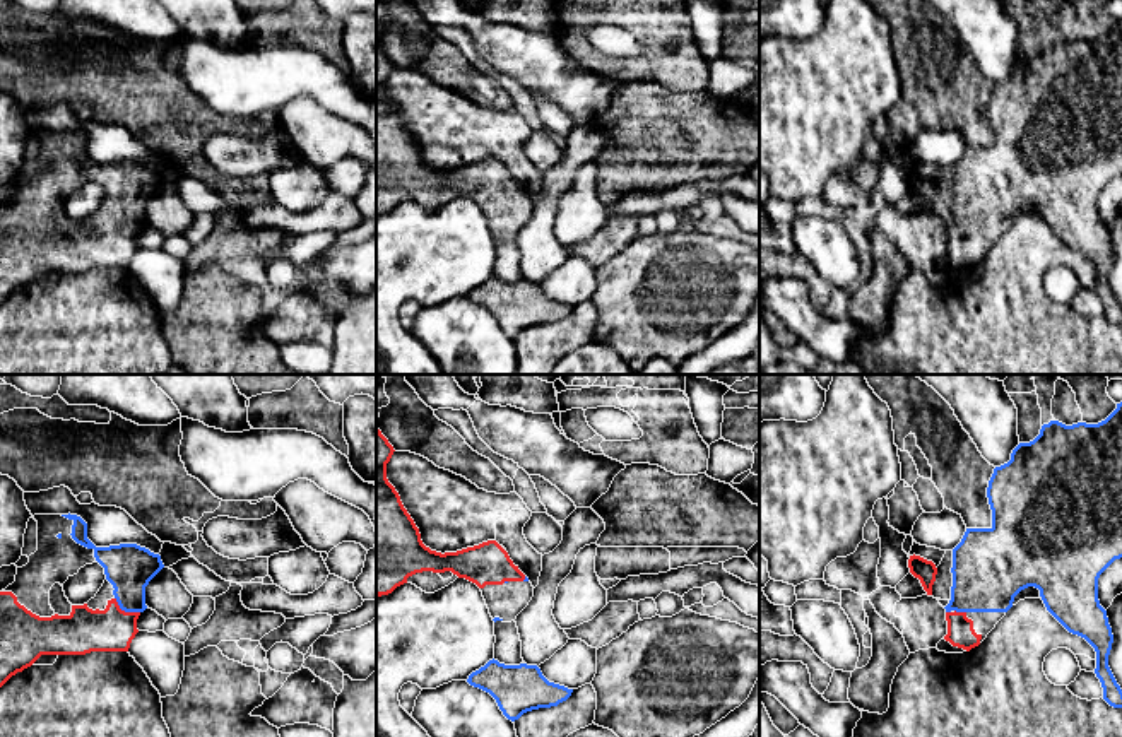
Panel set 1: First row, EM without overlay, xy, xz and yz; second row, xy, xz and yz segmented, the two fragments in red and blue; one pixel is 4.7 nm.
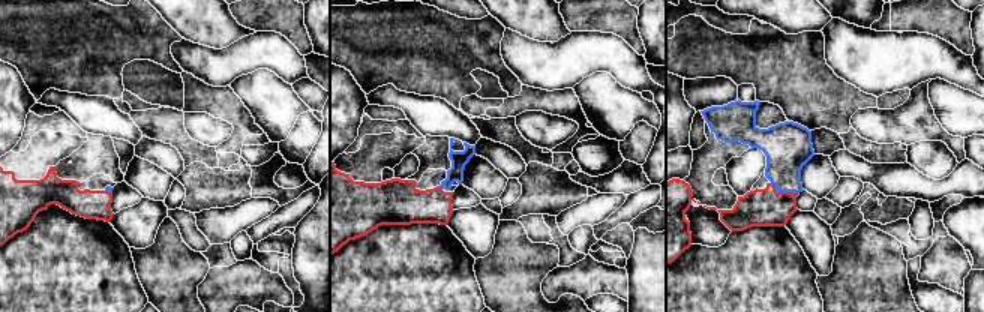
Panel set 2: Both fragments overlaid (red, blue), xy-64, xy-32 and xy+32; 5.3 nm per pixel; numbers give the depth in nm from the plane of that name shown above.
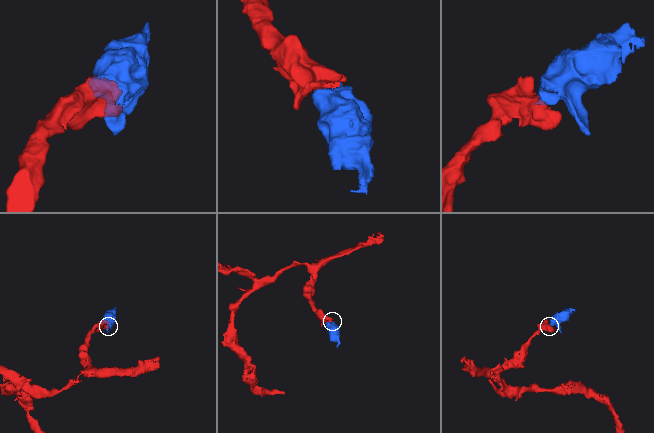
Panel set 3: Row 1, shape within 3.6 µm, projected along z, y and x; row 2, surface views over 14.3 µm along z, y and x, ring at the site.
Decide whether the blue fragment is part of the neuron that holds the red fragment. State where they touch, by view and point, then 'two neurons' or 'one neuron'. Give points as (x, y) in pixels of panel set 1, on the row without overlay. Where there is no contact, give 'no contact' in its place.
meets red in xy at (124, 228); one neuron

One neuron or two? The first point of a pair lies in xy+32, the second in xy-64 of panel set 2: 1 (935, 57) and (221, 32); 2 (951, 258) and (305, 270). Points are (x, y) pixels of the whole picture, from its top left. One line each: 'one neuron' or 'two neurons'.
1: two neurons
2: two neurons

